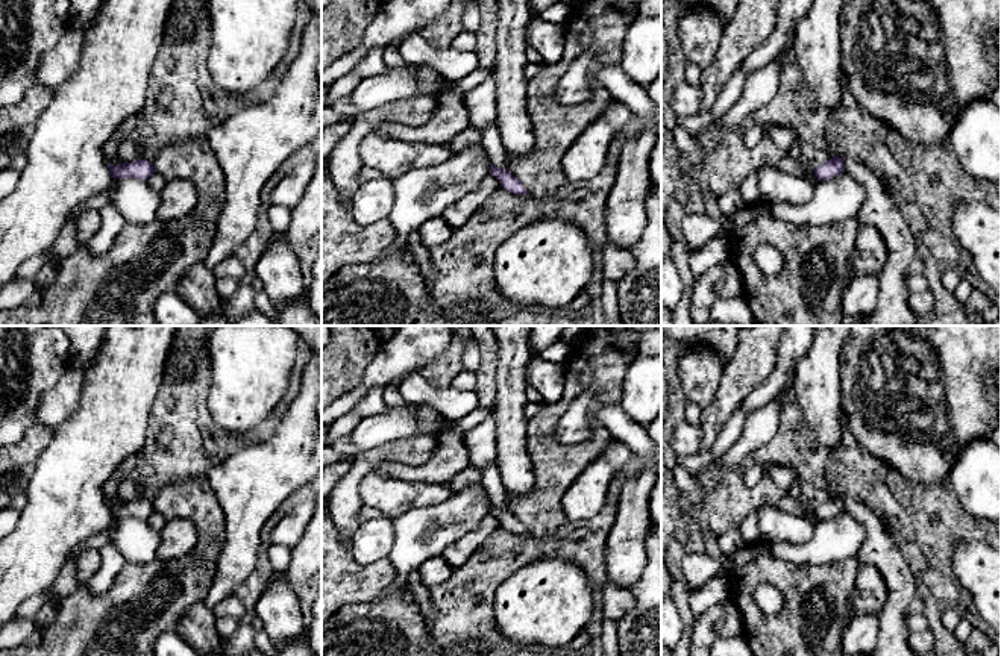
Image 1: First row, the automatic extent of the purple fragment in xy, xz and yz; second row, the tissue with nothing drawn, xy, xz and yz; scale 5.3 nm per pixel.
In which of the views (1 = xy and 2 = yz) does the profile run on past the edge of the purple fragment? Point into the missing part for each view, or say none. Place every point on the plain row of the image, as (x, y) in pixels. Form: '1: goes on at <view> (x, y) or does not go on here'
1: does not go on here
2: does not go on here

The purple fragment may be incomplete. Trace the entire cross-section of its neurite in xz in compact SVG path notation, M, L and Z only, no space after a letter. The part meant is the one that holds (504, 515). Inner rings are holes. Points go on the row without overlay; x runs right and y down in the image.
M490 501L490 514L494 515L499 520L500 526L508 529L510 532L519 535L528 533L522 521L514 517L508 509L500 509Z

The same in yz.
M833 495L825 503L813 508L813 511L819 520L830 520L845 512L845 503L842 497Z

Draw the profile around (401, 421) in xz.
M402 403L394 408L385 406L381 414L362 418L349 435L349 439L362 450L376 448L400 439L411 439L420 430L420 409L420 405L413 403Z

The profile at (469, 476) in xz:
M469 465L447 482L447 488L452 492L458 492L470 485L479 483L481 477L482 474L475 467Z

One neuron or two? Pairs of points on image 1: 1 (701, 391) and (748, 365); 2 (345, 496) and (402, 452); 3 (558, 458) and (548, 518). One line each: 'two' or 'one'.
1: two
2: one
3: one

